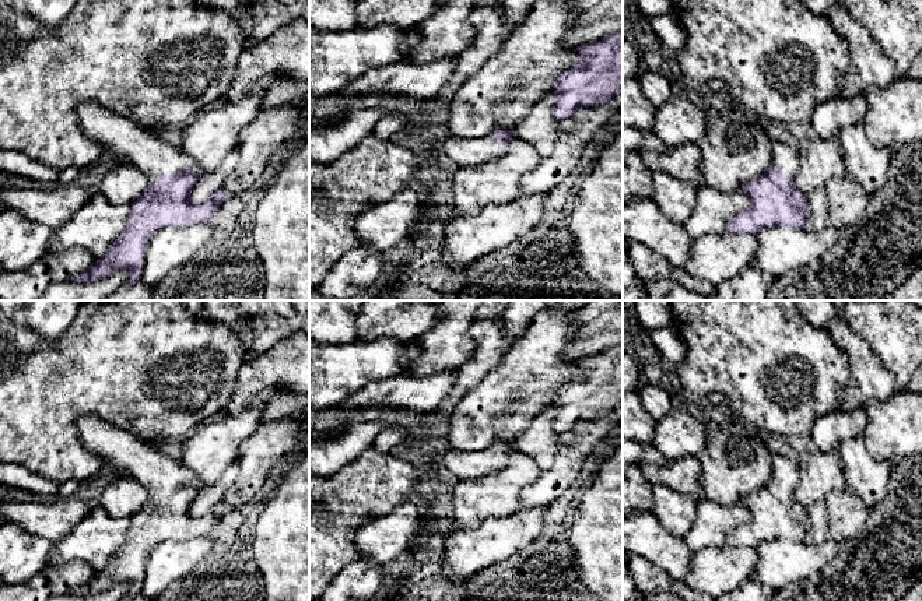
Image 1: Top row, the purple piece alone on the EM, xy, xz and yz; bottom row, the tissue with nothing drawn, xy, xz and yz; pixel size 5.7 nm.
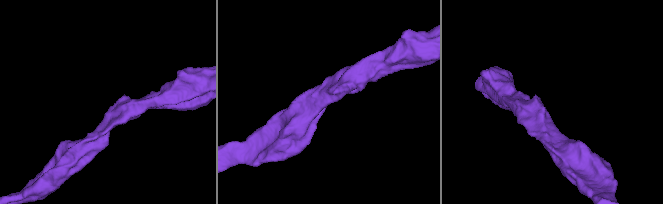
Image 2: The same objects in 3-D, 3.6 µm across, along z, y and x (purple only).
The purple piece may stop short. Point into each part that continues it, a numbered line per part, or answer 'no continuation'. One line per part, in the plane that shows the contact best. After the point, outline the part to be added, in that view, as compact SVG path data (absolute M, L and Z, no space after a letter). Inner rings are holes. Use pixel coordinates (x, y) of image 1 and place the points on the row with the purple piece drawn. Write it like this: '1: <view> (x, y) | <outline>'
1: xy (123, 140) | M92 101L80 102L77 115L87 137L99 141L112 159L137 166L150 183L158 182L162 175L180 172L190 164L180 148Z

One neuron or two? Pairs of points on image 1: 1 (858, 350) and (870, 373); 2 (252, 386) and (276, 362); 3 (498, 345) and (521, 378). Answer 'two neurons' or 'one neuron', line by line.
1: one neuron
2: one neuron
3: two neurons

